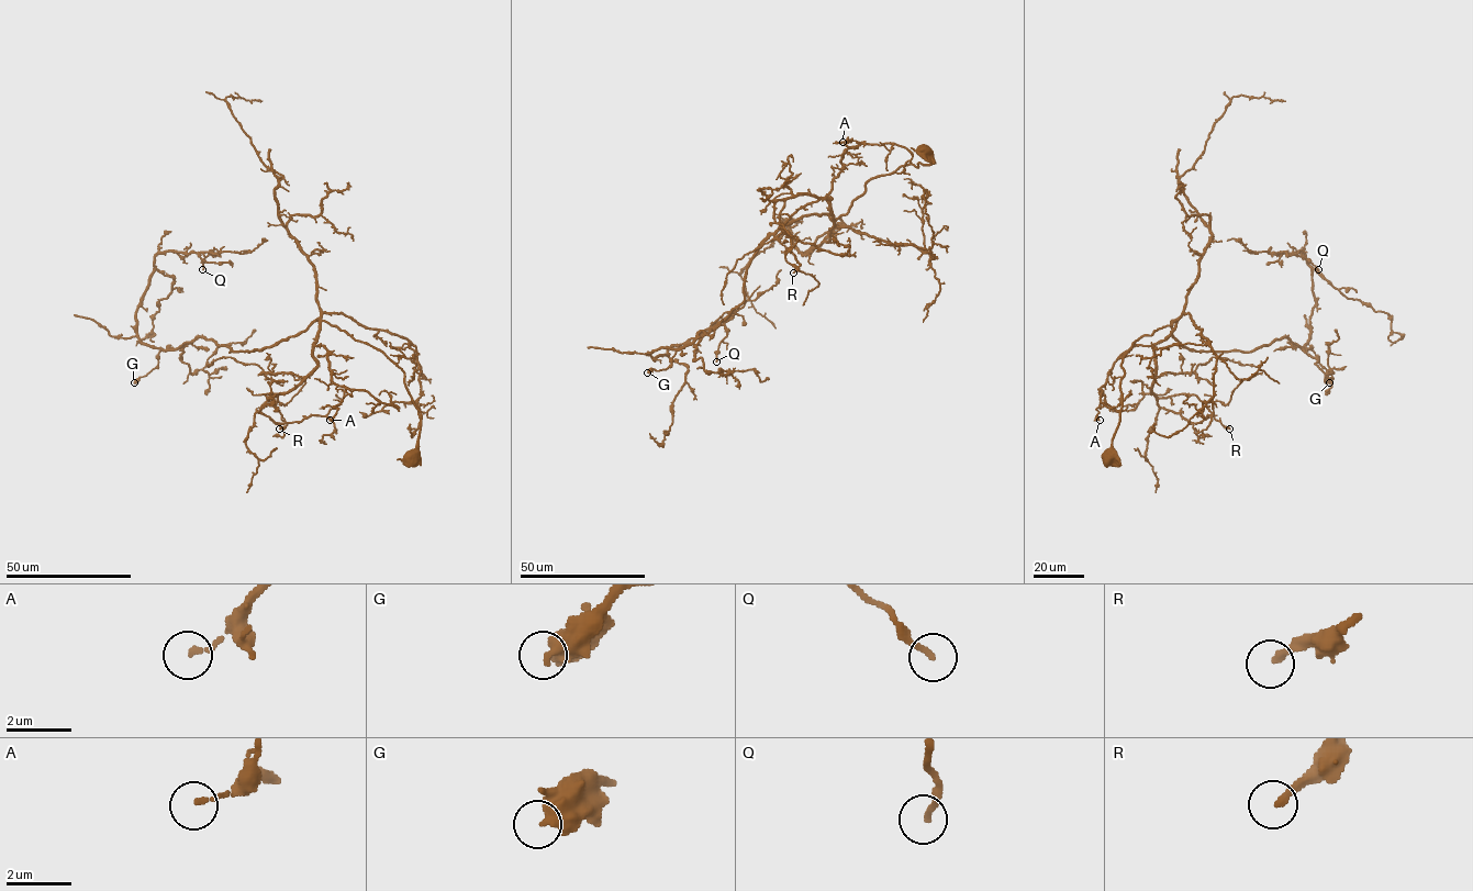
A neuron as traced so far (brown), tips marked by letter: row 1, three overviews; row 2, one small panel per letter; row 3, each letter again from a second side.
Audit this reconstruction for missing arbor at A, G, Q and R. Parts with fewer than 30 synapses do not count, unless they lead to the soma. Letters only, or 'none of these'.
none of these

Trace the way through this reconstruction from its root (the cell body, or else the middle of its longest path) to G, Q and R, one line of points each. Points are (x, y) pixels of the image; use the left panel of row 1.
G: (412, 456), (421, 412), (404, 372), (323, 321), (252, 351), (197, 337), (162, 348), (134, 382)
Q: (412, 456), (404, 372), (335, 325), (252, 351), (144, 344), (155, 256), (211, 251), (202, 269)
R: (412, 456), (421, 412), (404, 372), (323, 321), (317, 365), (266, 394), (277, 396), (287, 424), (279, 429)

